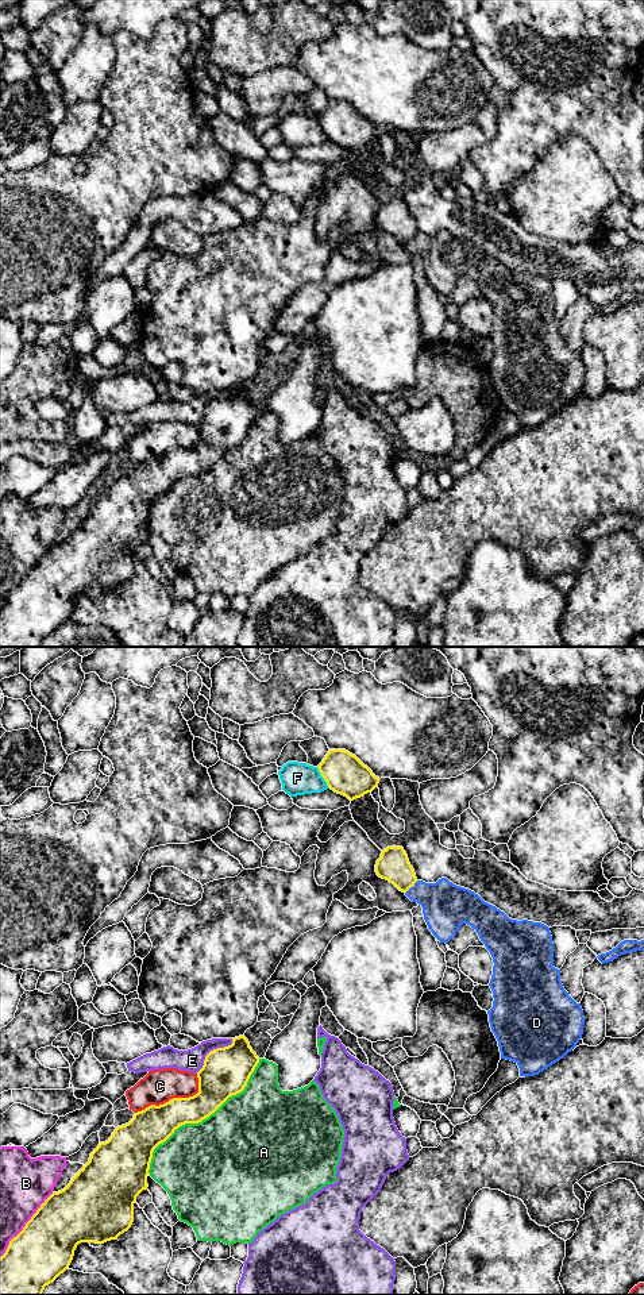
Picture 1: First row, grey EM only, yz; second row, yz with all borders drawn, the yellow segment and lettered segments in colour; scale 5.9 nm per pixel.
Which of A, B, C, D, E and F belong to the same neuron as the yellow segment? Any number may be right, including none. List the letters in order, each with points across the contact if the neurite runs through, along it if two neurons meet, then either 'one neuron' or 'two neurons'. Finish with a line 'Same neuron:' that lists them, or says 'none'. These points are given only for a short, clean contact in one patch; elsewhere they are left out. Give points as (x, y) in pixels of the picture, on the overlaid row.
A: two neurons
B: two neurons
C: two neurons
D: along yz (417, 881), (405, 893) | two neurons
E: along yz (232, 1039), (230, 1044), (213, 1048), (196, 1072) | two neurons
F: two neurons
Same neuron: none

